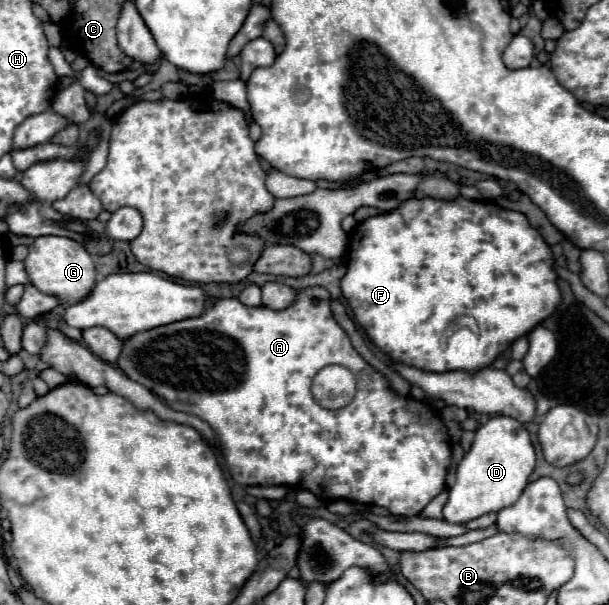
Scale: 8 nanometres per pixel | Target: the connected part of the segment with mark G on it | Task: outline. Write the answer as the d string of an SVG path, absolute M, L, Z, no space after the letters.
M58 236L36 238L36 242L28 248L24 264L30 276L30 284L34 284L44 294L56 296L64 304L82 302L96 284L96 268L92 256L86 252L84 246L78 246L78 242L70 238L58 238Z

